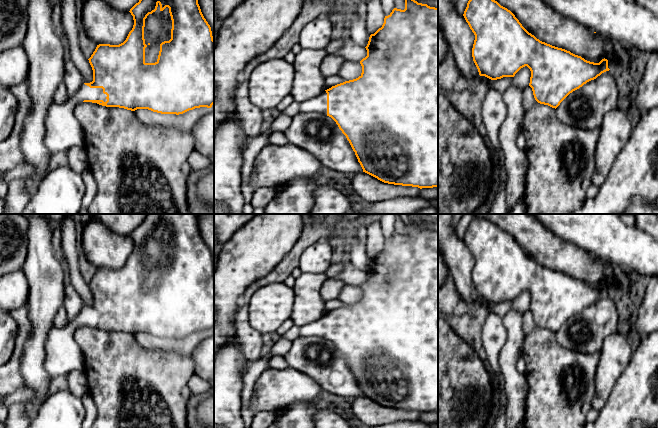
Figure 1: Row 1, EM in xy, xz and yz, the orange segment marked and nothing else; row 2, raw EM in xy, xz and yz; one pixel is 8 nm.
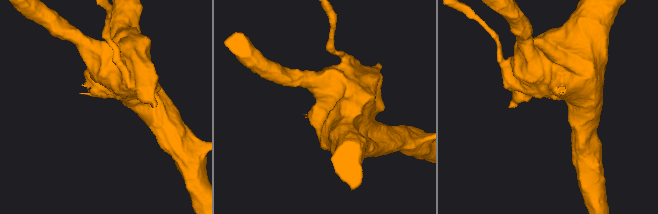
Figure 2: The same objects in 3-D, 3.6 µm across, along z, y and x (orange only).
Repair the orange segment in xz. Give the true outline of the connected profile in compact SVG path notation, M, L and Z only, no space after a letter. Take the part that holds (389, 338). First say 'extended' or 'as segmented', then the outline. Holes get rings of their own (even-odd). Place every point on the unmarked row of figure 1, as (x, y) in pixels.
extended; M405 219L405 233L394 232L385 240L384 247L374 258L371 258L367 270L367 280L360 285L361 299L353 304L332 310L320 320L300 326L300 336L318 336L331 341L349 365L363 396L378 404L394 409L422 412L438 411L438 232L418 227Z

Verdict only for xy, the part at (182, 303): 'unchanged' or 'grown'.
grown

